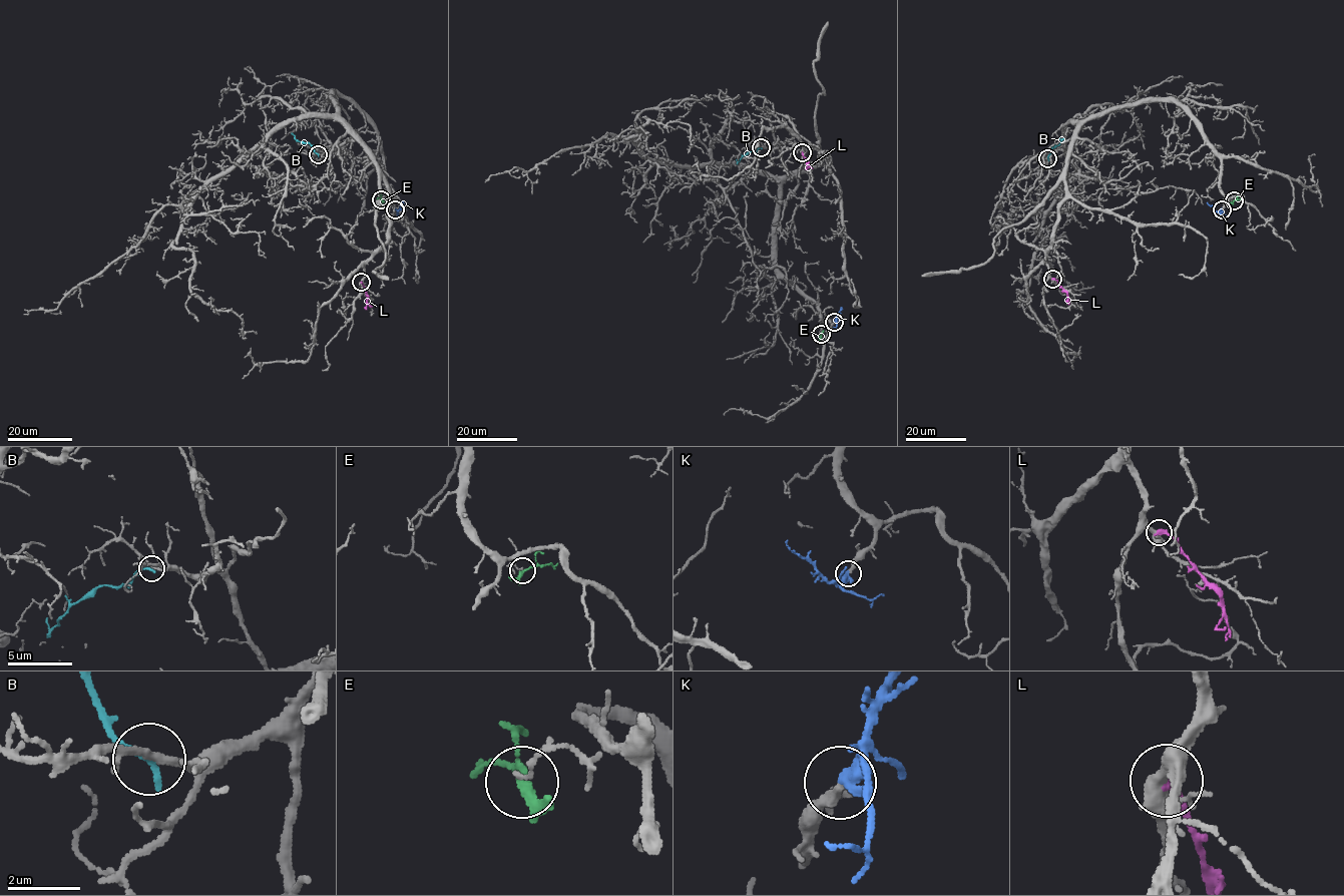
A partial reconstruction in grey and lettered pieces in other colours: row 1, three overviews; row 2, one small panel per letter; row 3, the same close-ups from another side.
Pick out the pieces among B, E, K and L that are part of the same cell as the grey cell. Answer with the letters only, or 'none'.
K

